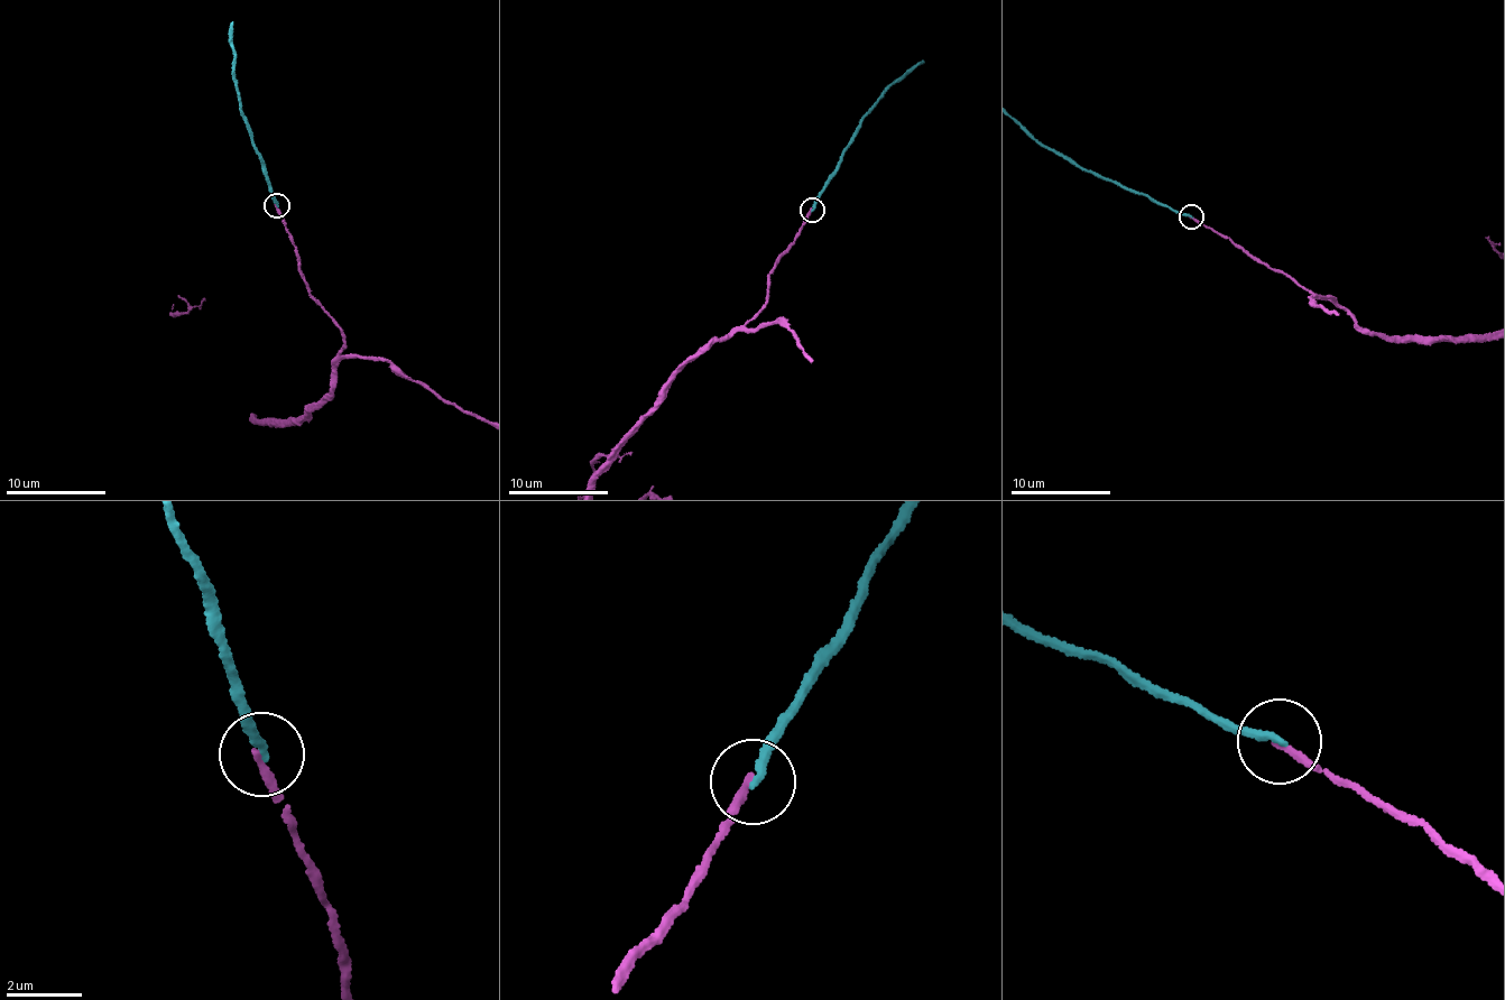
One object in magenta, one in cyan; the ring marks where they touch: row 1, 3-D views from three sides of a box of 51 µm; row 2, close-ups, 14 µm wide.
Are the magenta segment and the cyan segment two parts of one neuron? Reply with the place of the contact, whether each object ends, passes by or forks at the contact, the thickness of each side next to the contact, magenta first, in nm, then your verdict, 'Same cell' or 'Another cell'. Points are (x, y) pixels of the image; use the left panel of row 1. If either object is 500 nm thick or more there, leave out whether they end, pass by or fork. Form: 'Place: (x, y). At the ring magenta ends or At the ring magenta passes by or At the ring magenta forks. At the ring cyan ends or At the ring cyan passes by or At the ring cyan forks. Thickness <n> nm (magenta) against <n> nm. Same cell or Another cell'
Place: (277, 205). At the ring magenta ends. At the ring cyan ends. Thickness 180 nm (magenta) against 200 nm. Same cell

